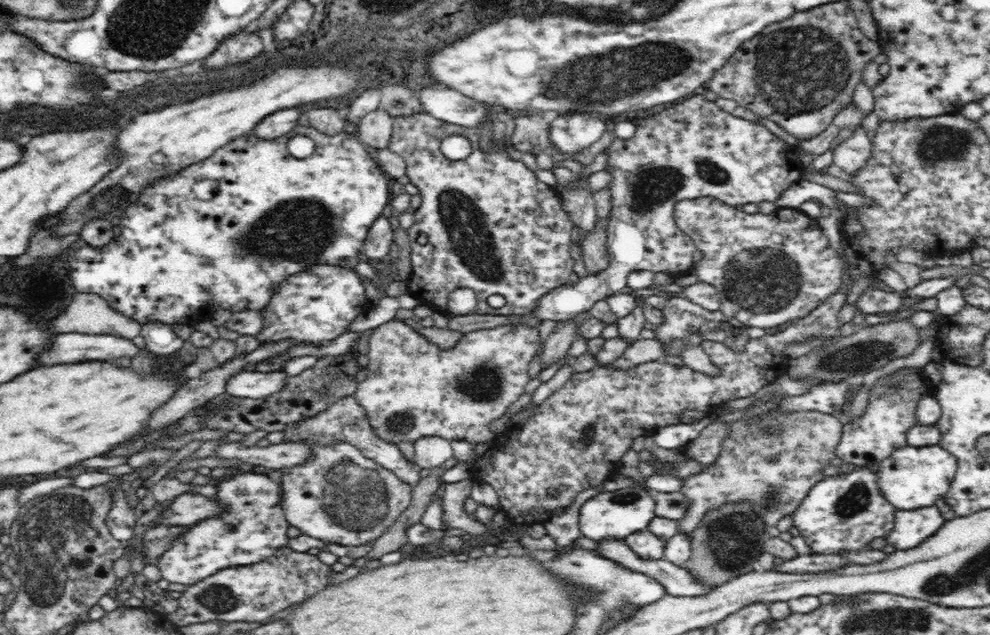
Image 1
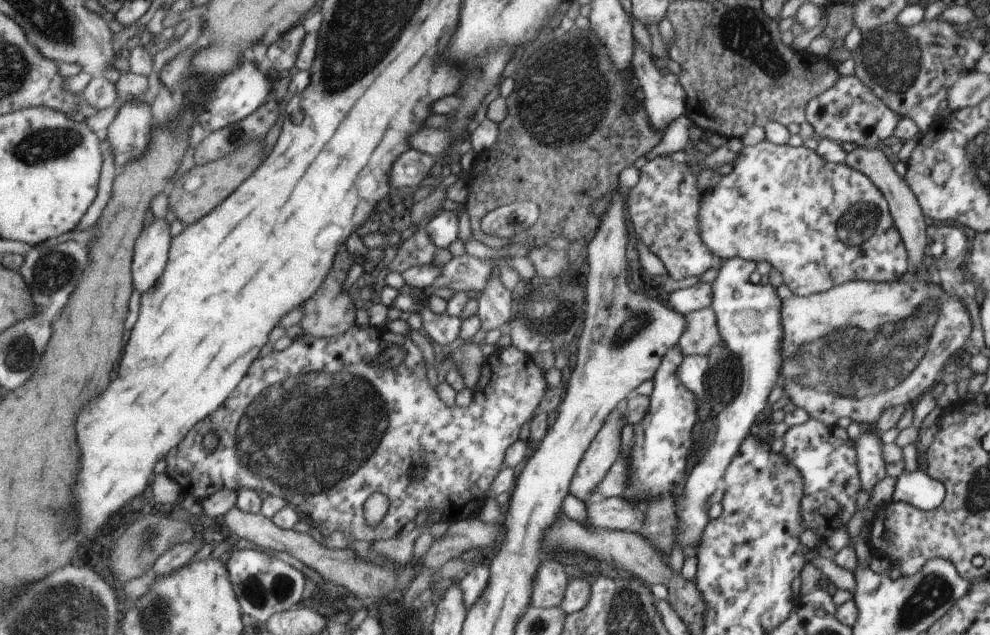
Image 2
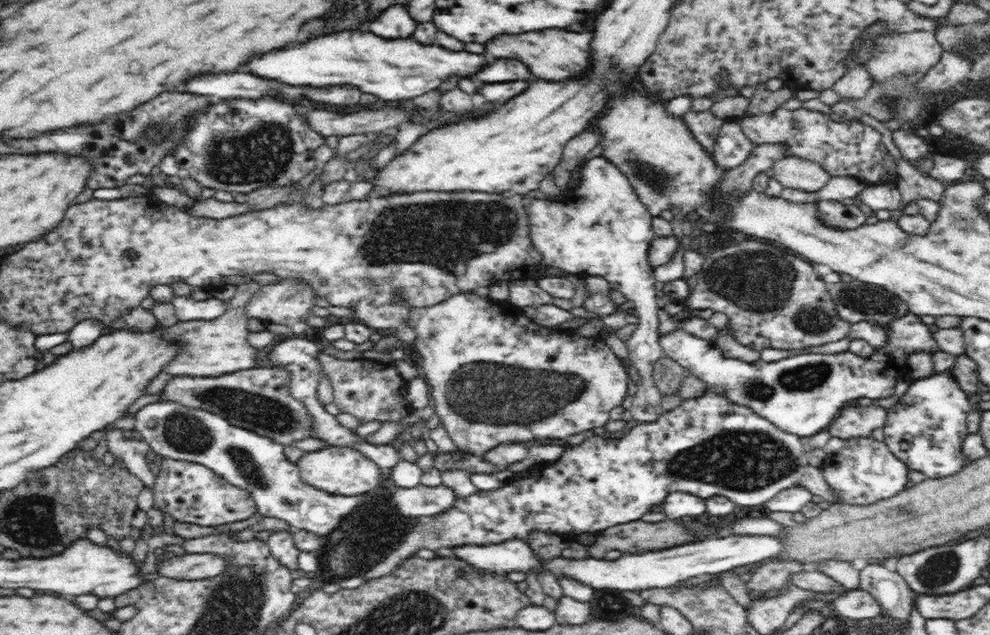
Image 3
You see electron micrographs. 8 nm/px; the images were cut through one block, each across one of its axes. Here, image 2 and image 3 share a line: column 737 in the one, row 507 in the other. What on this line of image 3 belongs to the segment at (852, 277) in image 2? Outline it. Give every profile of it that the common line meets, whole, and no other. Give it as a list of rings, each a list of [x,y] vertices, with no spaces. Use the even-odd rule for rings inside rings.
[[[164,457],[151,489],[154,509],[168,514],[175,522],[215,527],[245,521],[259,513],[256,501],[247,490],[232,485],[212,469],[196,462]]]

